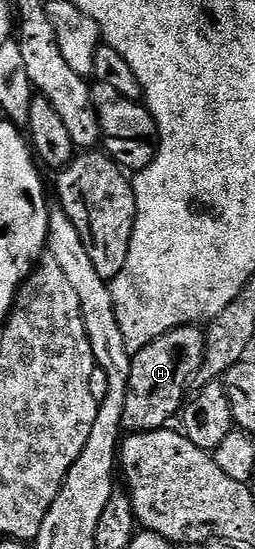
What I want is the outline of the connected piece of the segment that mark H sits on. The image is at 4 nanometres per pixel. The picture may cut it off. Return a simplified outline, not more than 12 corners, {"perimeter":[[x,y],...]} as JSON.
{"perimeter":[[206,335],[156,336],[132,358],[122,429],[161,430],[181,411]]}

